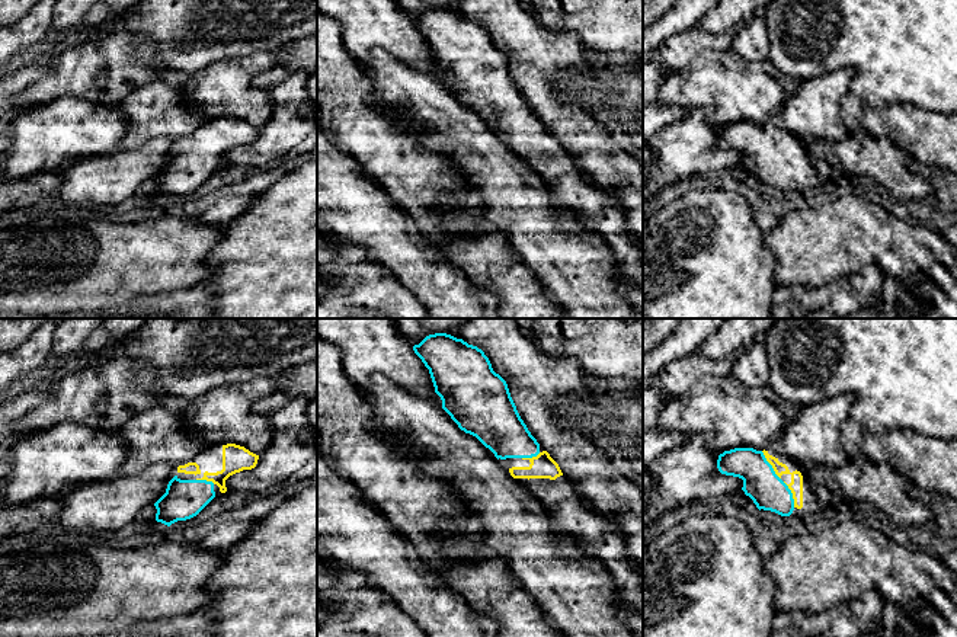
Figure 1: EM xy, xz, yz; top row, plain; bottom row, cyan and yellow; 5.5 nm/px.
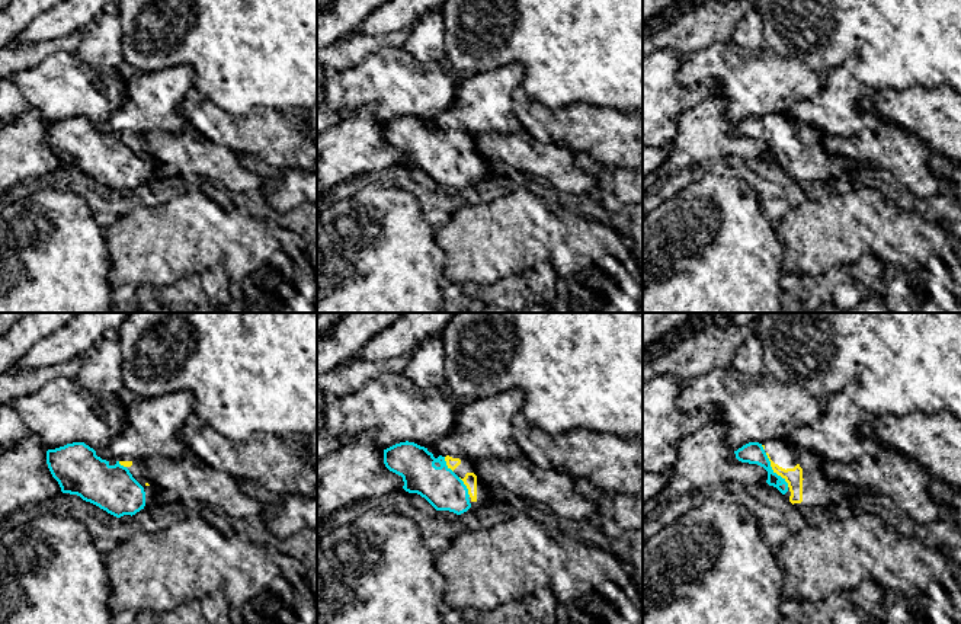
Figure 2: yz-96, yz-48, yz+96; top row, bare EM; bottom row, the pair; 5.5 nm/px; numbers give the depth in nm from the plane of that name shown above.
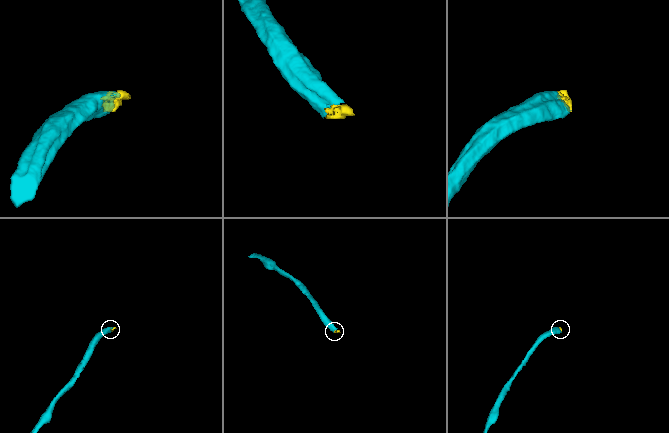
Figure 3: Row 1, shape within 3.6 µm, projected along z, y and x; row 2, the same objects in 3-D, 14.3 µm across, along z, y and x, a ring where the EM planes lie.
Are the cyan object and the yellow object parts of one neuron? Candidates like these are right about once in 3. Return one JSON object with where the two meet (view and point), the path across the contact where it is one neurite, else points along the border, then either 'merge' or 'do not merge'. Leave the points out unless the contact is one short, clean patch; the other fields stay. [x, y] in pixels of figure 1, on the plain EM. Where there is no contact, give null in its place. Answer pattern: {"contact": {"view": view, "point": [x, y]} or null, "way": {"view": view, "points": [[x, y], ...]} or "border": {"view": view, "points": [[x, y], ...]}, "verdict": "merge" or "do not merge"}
{"contact": {"view": "yz", "point": [771, 140]}, "way": {"view": "yz", "points": [[768, 166], [771, 140], [789, 146], [796, 160]]}, "verdict": "merge"}

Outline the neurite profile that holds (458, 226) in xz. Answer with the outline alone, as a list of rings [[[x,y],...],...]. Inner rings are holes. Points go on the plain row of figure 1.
[[[470,217],[447,220],[436,231],[444,234],[483,234],[496,231],[496,225],[487,220]]]

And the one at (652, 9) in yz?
[[[643,0],[643,26],[663,16],[676,0]]]

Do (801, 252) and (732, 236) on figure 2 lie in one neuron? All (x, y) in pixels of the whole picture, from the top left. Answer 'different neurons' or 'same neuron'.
different neurons

